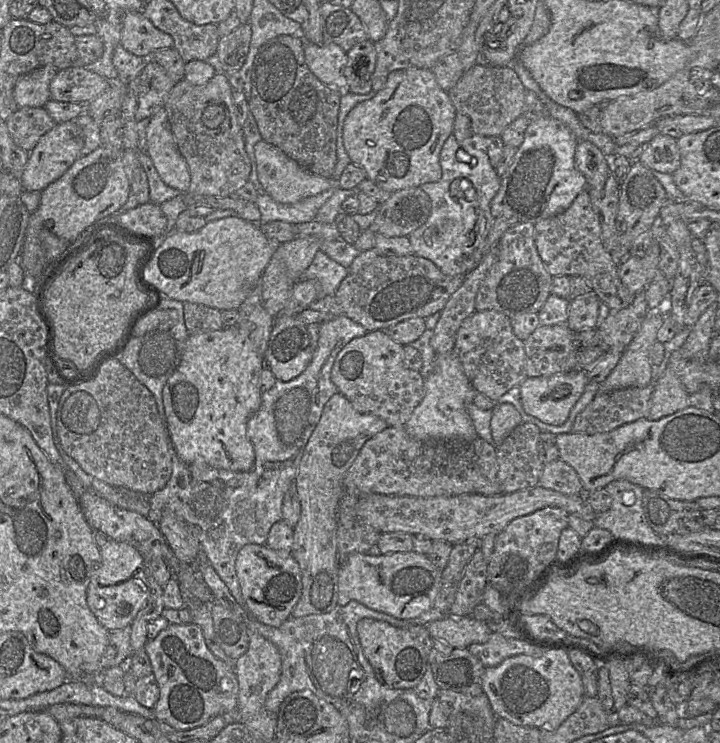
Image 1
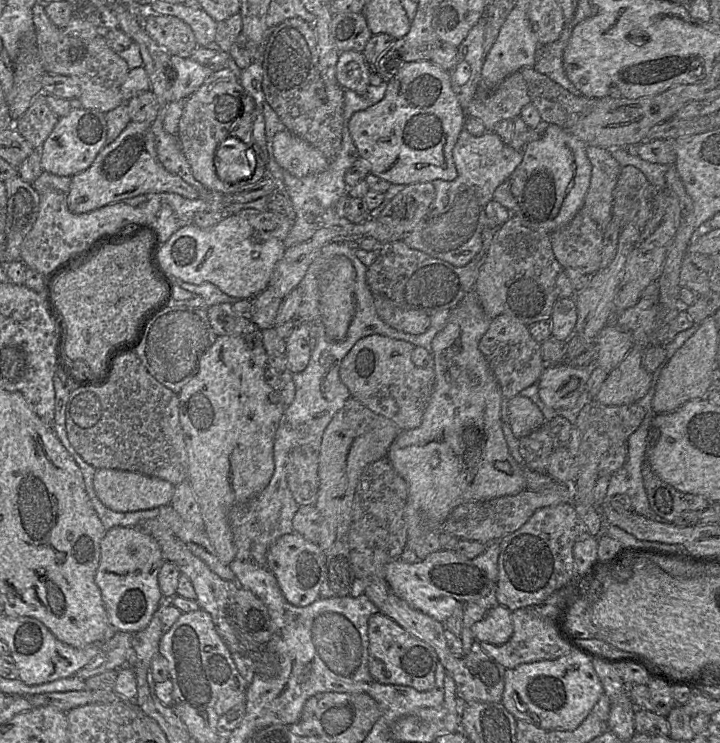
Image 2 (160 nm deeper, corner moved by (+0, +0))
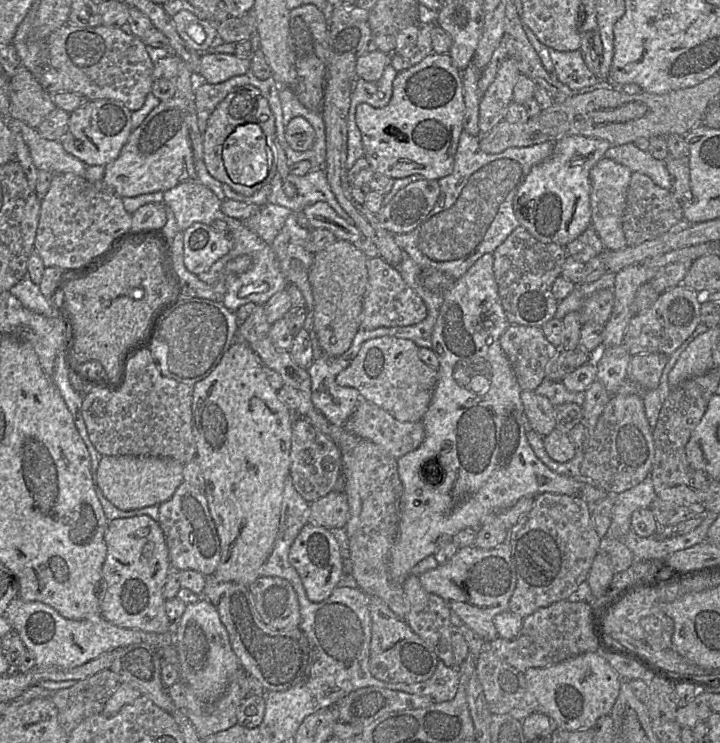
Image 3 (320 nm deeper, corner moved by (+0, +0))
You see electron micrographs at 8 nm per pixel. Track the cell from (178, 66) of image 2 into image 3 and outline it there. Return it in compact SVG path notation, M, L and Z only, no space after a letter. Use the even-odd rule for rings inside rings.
M206 52L202 53L200 71L196 75L202 82L217 84L249 72L250 65L250 59L234 54Z

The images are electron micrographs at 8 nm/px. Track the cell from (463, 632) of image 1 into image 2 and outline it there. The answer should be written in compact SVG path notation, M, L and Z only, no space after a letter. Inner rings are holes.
M498 604L473 624L471 631L475 641L493 645L505 644L513 634L512 612Z

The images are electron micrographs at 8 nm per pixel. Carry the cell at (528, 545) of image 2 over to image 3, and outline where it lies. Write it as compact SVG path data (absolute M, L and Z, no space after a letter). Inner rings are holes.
M558 493L537 495L529 513L509 531L508 543L517 577L516 587L509 601L509 611L521 618L555 602L568 600L587 580L592 563L601 551L601 538L592 520L592 505L579 496Z

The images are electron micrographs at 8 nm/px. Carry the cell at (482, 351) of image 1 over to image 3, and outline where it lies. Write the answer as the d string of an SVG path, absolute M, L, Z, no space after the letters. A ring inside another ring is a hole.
M510 324L500 337L500 345L508 358L522 390L534 391L546 378L547 367L558 353L558 347L551 344L541 327Z

